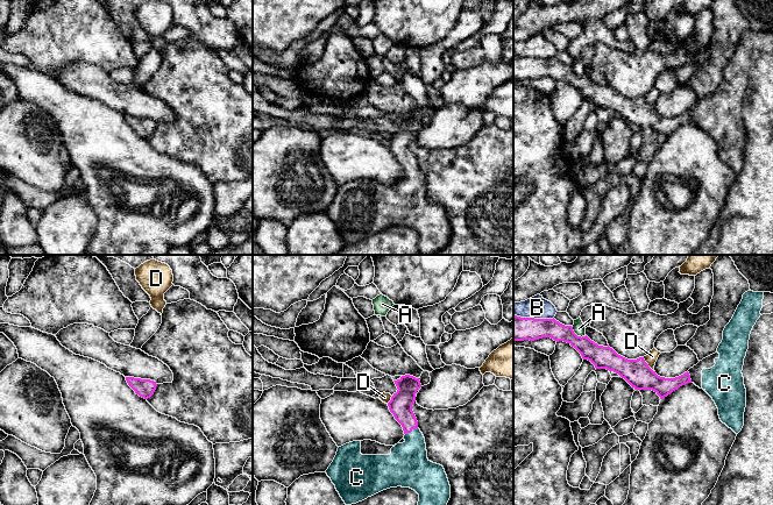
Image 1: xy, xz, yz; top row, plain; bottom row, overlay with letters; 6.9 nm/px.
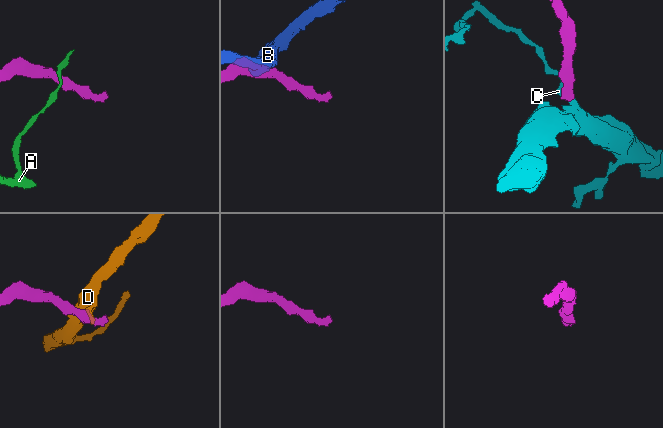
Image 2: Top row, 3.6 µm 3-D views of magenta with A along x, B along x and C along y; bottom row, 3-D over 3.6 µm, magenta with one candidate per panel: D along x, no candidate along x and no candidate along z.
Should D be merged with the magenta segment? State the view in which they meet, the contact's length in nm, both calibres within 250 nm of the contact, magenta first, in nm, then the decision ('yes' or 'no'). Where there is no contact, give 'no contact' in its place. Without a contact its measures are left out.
contact in yz; length 130 nm; calibres 190 and 80 nm; no

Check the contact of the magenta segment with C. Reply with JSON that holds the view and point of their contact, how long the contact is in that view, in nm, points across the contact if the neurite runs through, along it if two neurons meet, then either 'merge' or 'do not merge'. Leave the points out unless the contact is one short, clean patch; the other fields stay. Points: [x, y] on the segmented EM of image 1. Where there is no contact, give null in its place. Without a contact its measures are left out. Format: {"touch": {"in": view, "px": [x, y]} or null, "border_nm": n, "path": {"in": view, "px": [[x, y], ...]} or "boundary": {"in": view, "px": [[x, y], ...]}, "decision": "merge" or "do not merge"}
{"touch": {"in": "xz", "px": [411, 431]}, "border_nm": 100, "path": {"in": "xz", "px": [[401, 405], [411, 431], [411, 456], [408, 466]]}, "decision": "merge"}

